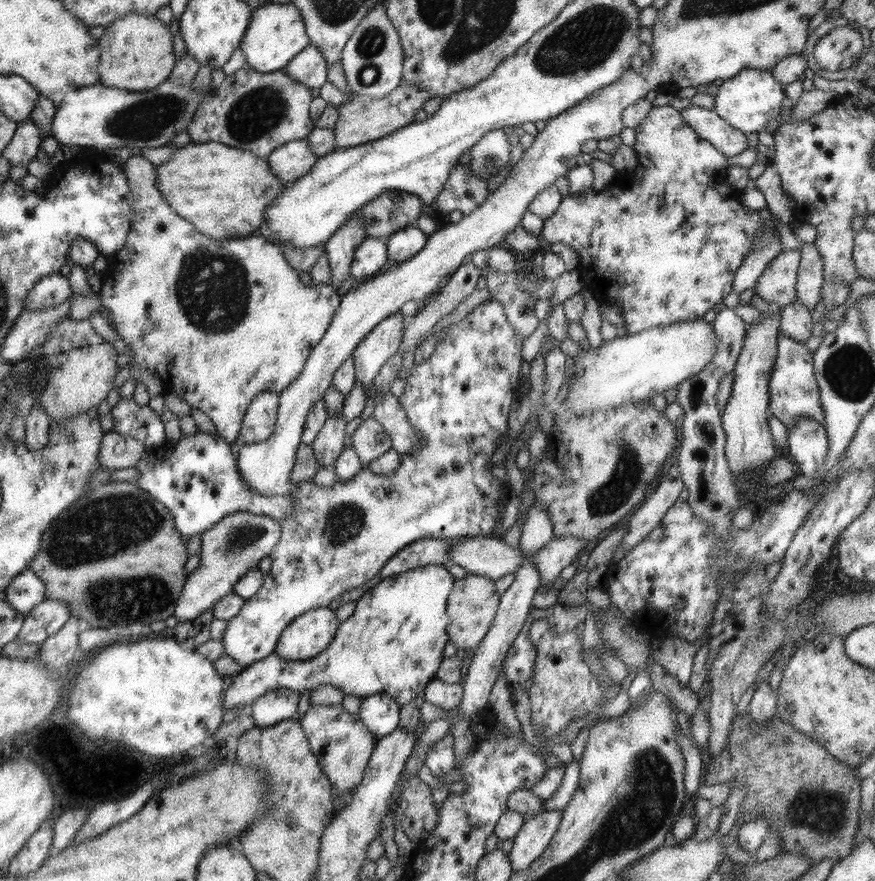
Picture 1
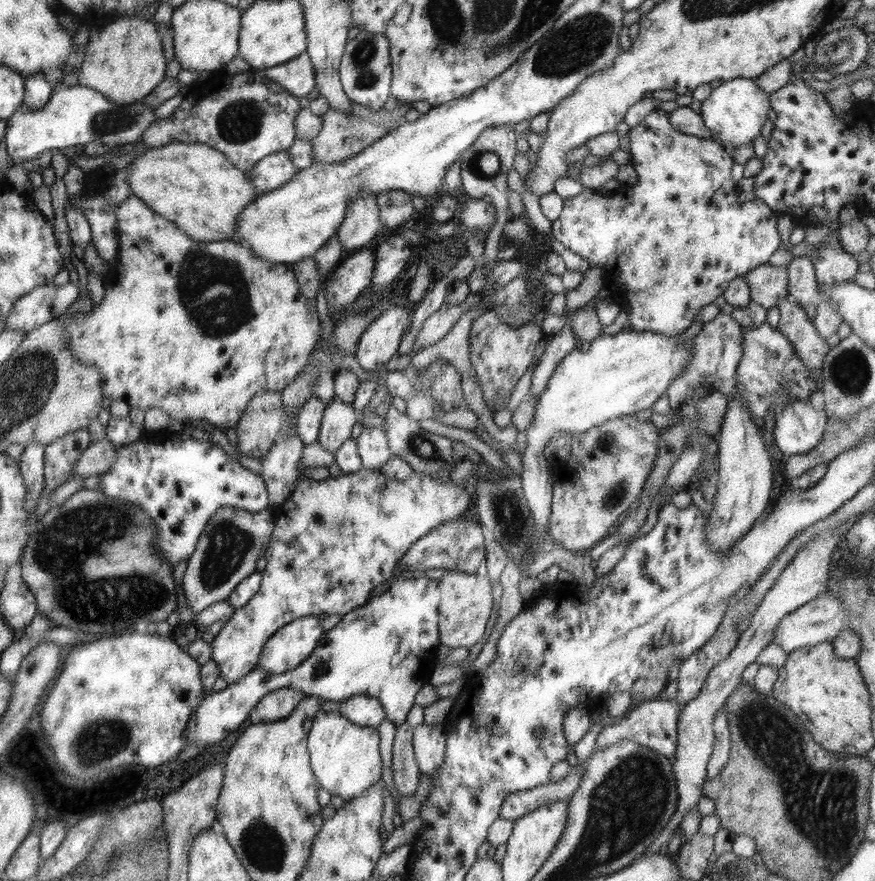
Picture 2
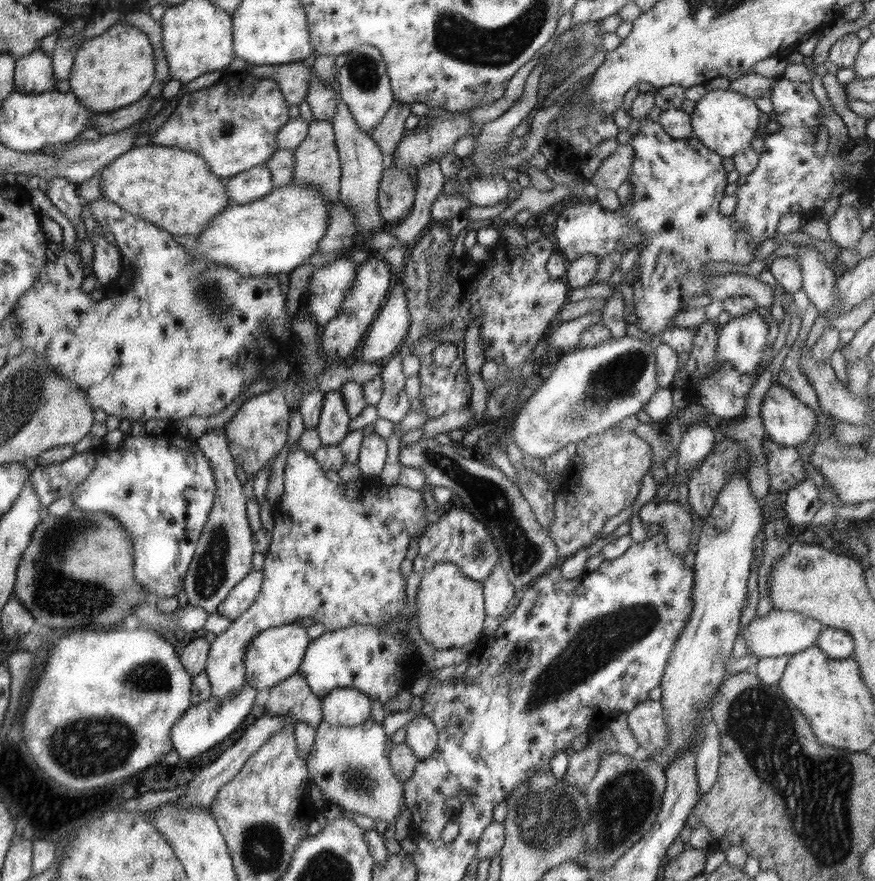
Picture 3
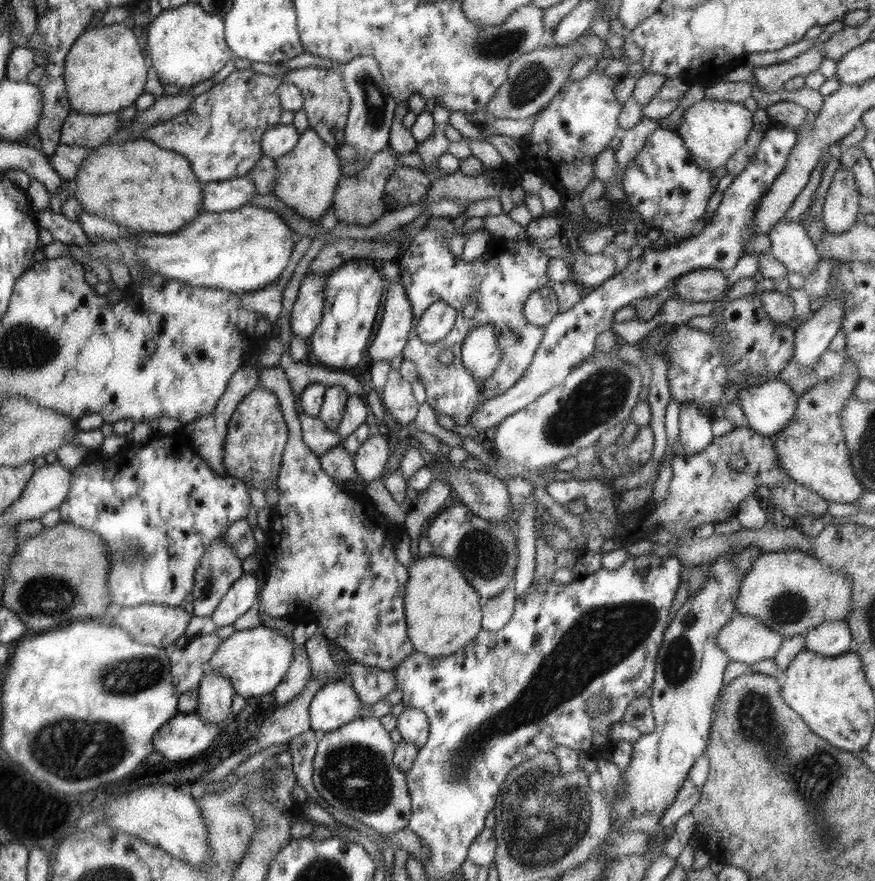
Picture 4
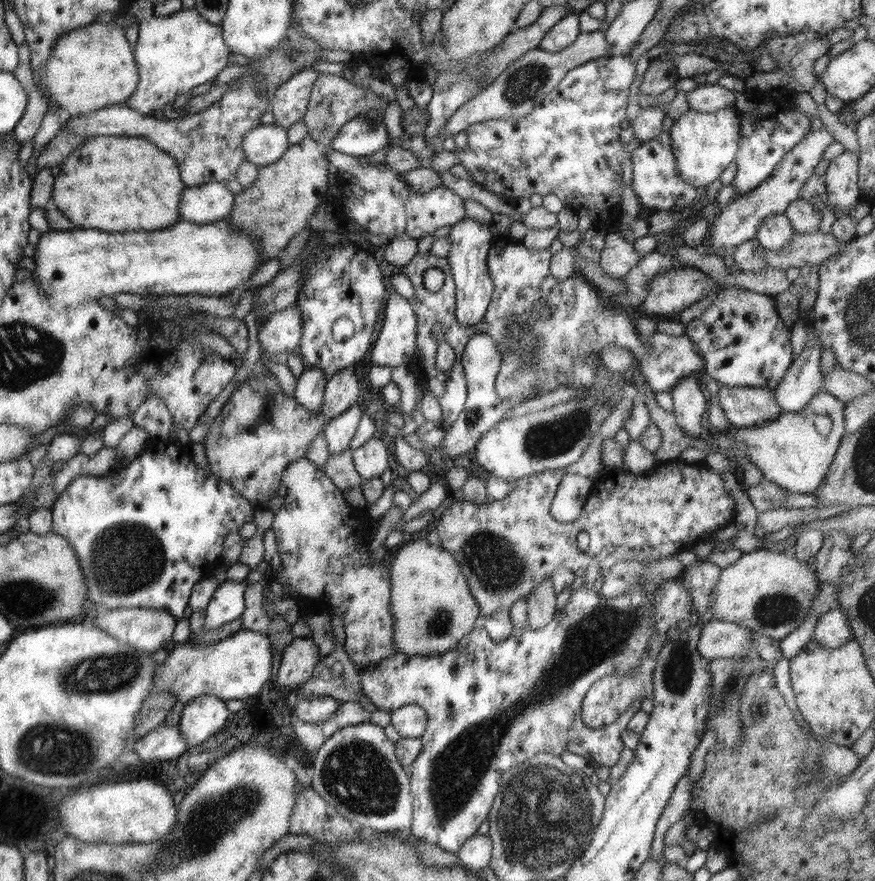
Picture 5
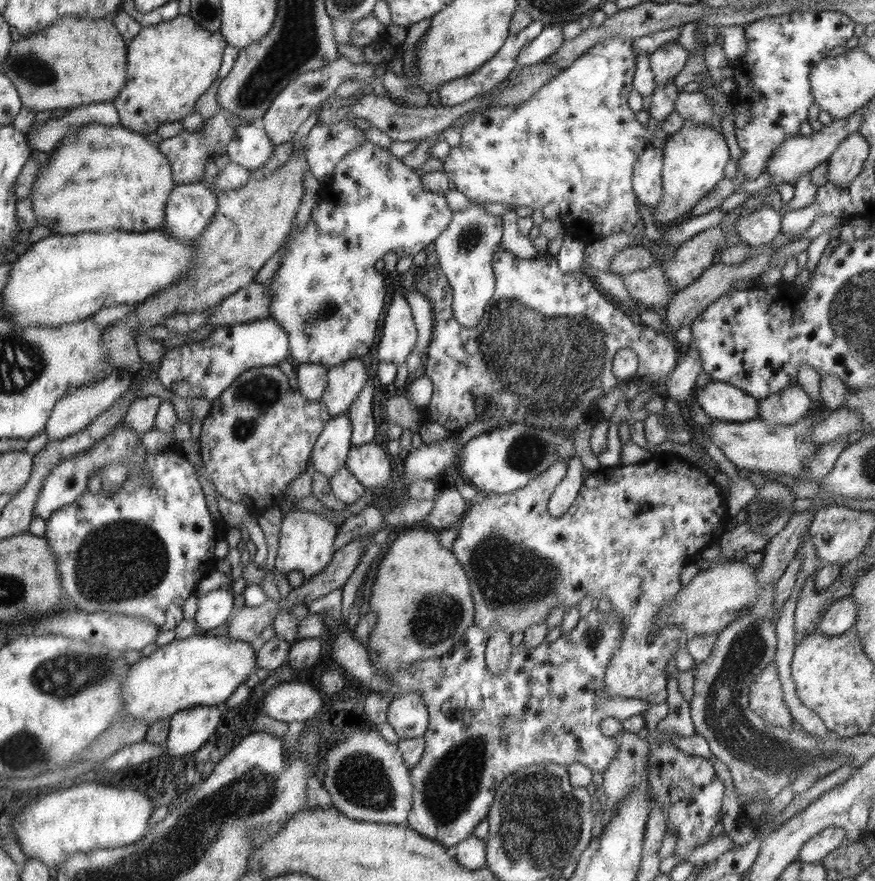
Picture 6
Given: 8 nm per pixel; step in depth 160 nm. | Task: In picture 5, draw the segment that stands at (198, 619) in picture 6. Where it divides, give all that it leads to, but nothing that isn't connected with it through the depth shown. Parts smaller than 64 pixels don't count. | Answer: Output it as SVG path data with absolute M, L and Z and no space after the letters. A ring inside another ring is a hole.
M227 581L219 585L205 609L203 629L216 629L236 620L244 612L246 582Z

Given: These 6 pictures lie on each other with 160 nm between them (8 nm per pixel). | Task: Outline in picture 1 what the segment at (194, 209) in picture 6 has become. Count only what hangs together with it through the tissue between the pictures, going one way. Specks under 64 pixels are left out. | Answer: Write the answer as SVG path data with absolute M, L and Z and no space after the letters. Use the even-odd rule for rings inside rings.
M305 139L293 140L275 148L268 157L270 173L286 184L293 183L297 178L312 170L318 157L310 150Z

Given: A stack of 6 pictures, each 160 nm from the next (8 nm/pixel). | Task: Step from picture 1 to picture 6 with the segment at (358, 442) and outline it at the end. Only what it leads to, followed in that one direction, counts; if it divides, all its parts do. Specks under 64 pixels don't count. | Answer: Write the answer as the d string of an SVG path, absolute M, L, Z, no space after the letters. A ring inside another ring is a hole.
M375 442L352 445L345 466L369 491L378 486L386 488L393 482L389 456L384 448Z

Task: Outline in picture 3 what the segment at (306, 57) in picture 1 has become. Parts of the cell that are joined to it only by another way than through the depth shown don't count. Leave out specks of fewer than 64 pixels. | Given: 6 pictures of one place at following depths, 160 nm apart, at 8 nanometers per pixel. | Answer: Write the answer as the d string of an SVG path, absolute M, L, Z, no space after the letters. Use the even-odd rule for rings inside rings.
M304 62L286 65L252 65L248 71L256 76L273 78L289 106L299 106L308 94L312 68L305 66Z

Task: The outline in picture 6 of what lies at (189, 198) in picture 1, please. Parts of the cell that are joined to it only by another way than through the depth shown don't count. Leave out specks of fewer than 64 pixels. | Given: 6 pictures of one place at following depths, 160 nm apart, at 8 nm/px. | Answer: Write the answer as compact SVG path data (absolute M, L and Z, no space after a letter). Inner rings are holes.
M90 123L89 125L79 128L71 135L65 136L65 139L52 150L50 162L37 173L33 182L30 194L27 196L31 202L35 212L35 221L37 224L44 224L50 229L51 234L78 234L81 232L96 232L96 231L128 231L128 232L148 232L160 229L165 222L165 206L169 202L172 188L176 186L173 181L173 170L170 170L170 162L166 160L165 154L151 137L144 136L141 133L134 132L129 128L124 128L123 125L103 125L100 123Z

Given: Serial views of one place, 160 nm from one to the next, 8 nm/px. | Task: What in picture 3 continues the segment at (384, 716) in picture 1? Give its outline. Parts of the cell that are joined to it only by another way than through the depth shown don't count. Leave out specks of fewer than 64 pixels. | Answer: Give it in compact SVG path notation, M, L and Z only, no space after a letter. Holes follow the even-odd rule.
M335 688L321 698L323 722L358 726L371 718L371 698L355 688Z

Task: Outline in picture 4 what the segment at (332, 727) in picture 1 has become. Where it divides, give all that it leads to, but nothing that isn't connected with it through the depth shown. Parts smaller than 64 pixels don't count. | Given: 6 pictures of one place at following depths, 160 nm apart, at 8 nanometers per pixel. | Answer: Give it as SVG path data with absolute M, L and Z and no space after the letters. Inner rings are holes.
M356 718L336 730L320 734L313 760L313 784L322 798L374 828L380 835L404 830L411 815L406 775L394 763L395 743L379 718Z

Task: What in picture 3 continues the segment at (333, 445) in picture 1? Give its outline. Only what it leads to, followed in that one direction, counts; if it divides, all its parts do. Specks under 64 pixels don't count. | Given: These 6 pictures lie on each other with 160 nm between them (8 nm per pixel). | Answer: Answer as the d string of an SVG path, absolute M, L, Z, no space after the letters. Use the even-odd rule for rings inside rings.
M330 391L322 401L317 431L324 445L336 445L349 433L348 424L351 416L345 407L345 400L340 391Z

